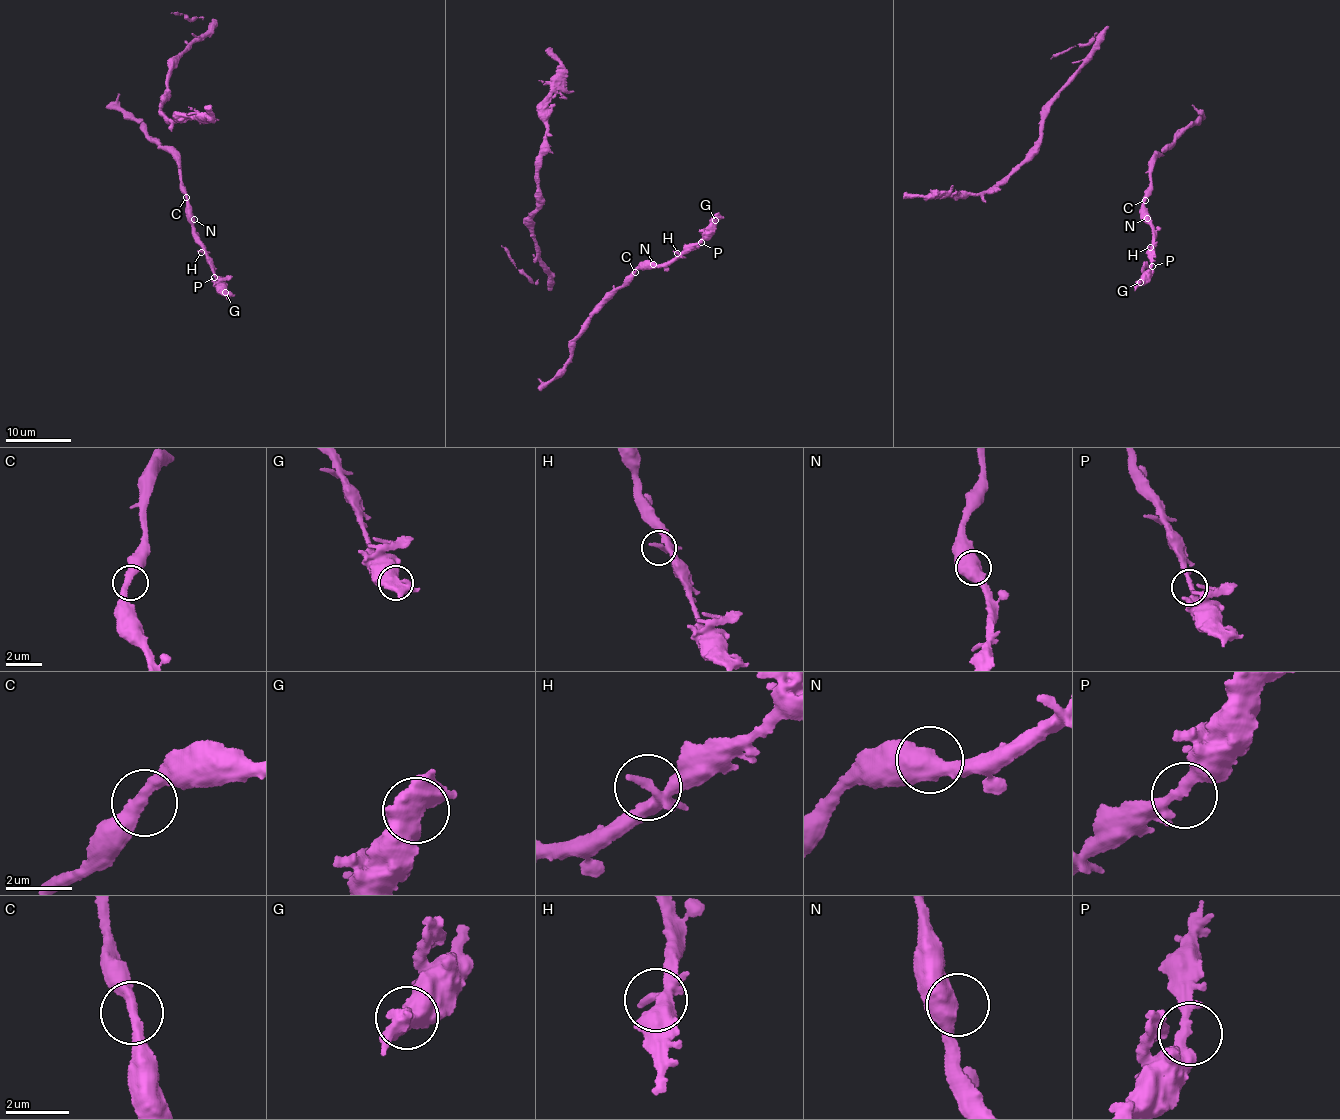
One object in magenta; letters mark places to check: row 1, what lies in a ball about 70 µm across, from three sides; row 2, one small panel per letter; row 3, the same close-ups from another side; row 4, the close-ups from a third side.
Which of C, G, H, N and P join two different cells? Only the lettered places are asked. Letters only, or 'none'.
none

